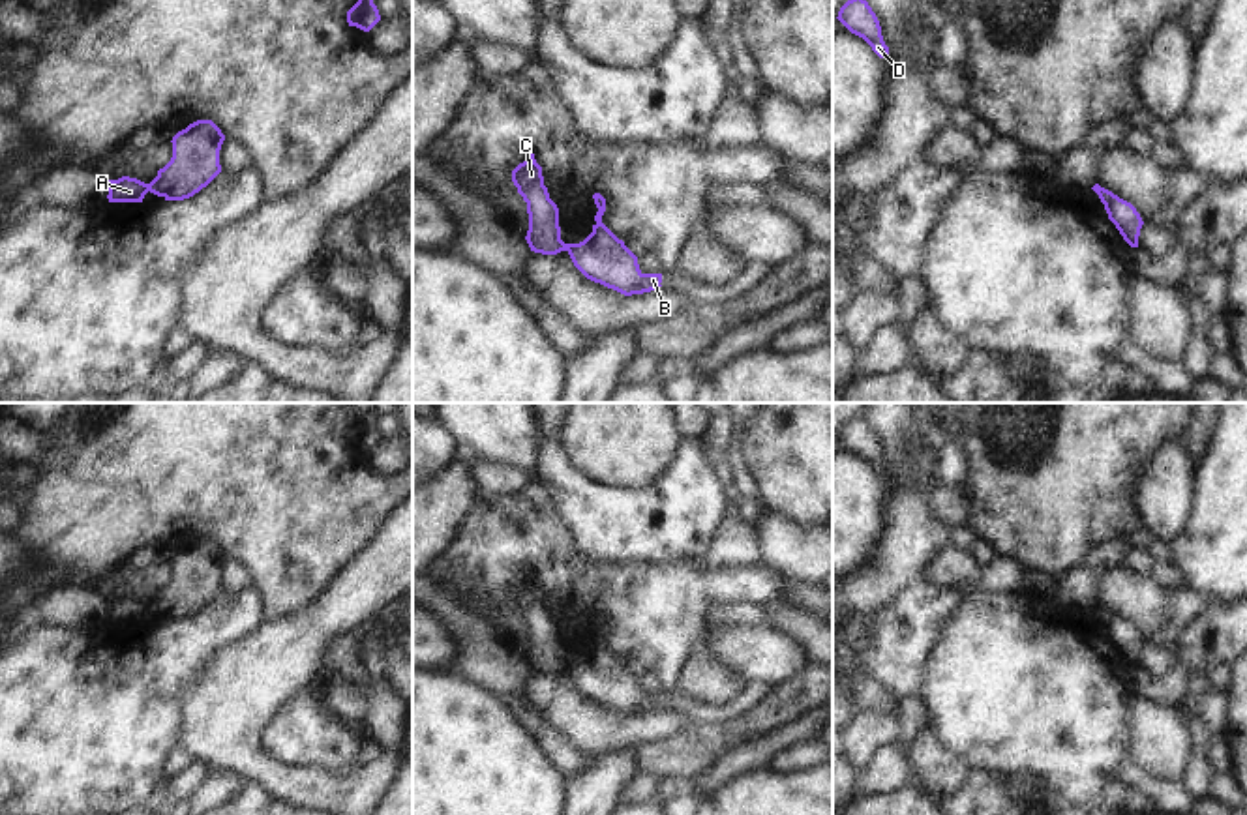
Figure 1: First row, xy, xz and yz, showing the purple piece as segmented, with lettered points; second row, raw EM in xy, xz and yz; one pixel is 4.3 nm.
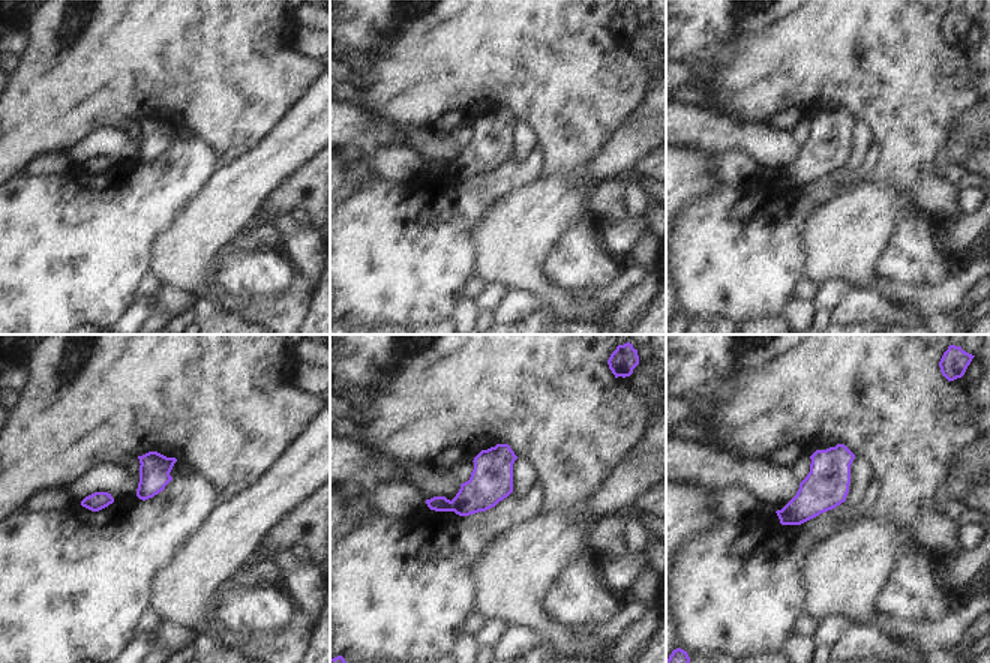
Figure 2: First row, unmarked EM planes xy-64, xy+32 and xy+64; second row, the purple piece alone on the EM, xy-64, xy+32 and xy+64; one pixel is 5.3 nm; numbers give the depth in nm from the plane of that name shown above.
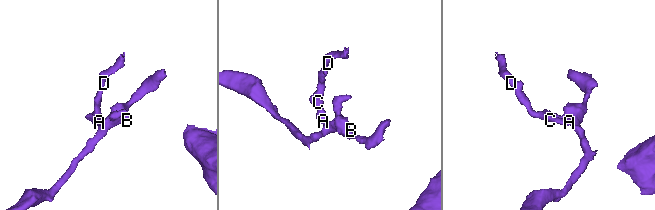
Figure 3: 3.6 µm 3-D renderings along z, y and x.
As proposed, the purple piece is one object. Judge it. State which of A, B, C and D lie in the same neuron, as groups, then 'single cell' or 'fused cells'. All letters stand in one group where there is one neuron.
A C D / B | fused cells

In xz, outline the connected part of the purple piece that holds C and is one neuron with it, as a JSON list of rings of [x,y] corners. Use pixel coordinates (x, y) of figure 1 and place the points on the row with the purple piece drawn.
[[[534,154],[512,170],[512,182],[527,202],[529,230],[525,240],[531,251],[542,255],[566,251],[568,244],[561,240],[559,208],[549,199],[542,167],[536,163]]]

